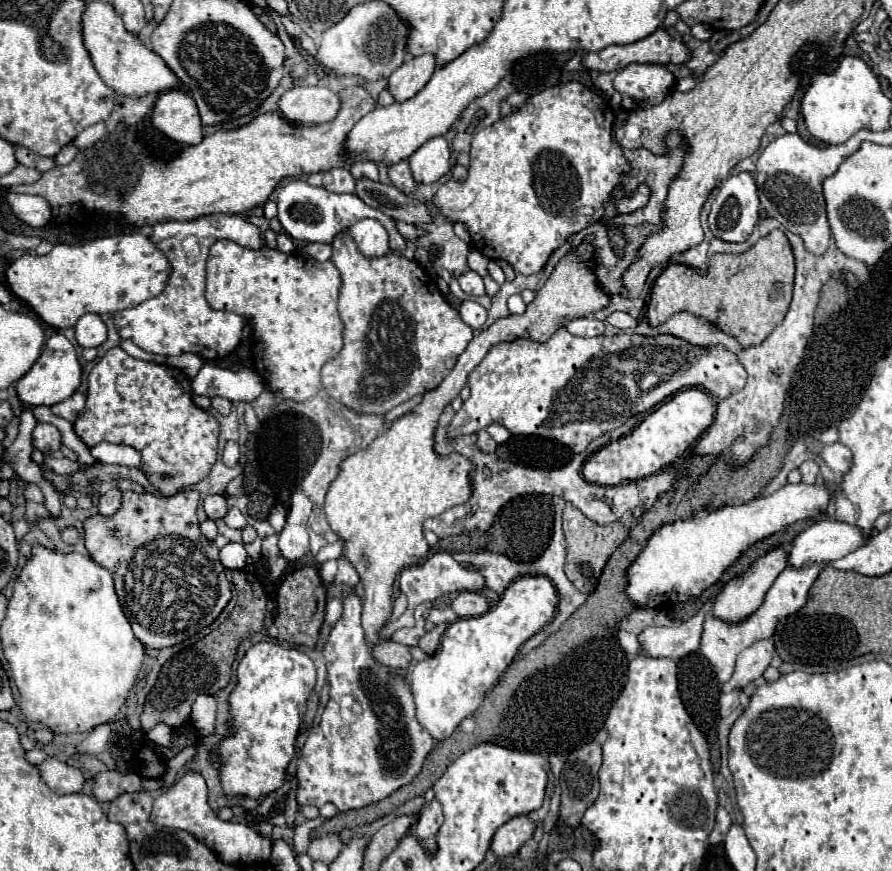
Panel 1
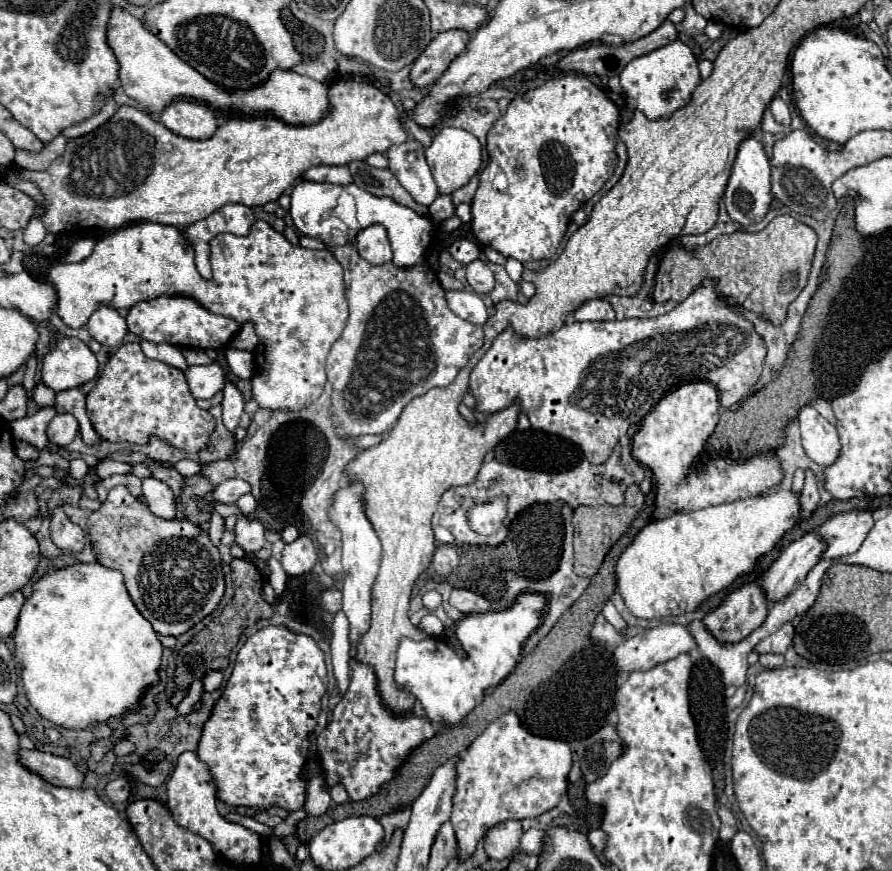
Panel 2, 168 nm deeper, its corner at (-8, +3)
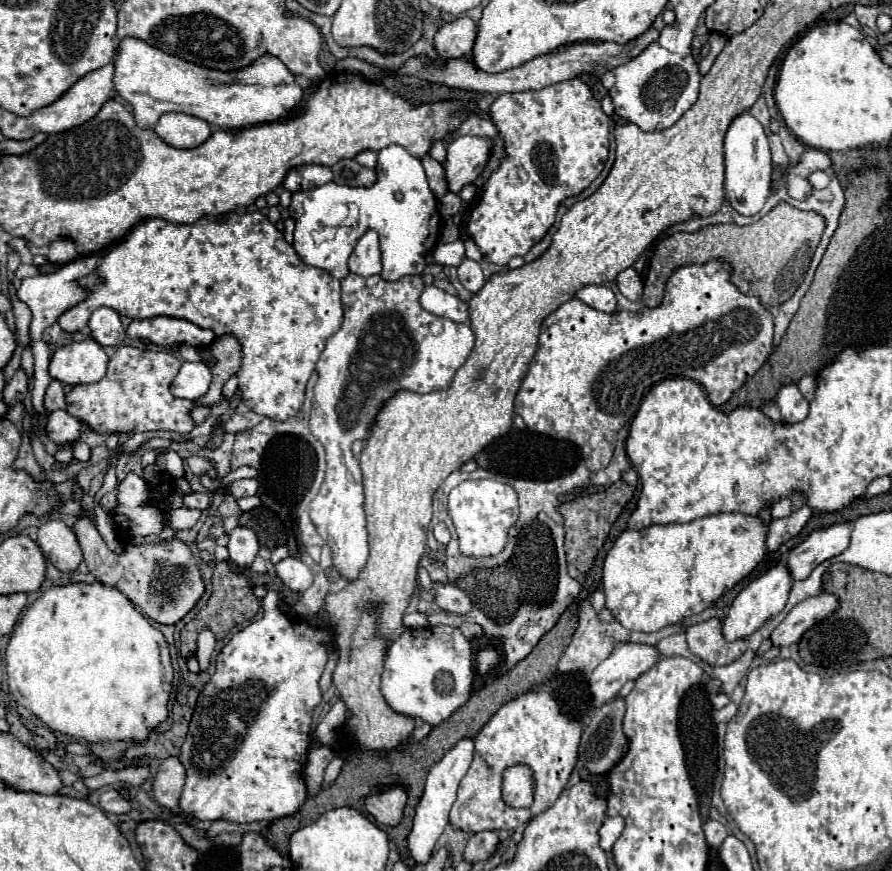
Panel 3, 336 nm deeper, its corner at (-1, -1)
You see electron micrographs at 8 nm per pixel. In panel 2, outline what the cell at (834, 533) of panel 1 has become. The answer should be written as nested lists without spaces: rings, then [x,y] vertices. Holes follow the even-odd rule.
[[[805,533],[801,539],[785,547],[779,559],[769,567],[761,587],[771,601],[781,601],[807,577],[807,573],[819,563],[827,543],[819,533]]]

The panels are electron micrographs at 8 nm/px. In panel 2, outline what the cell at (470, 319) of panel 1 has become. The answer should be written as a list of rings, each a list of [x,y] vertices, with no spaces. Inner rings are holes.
[[[447,291],[445,293],[447,303],[451,307],[453,313],[457,313],[461,319],[475,323],[475,325],[483,325],[489,319],[487,307],[483,303],[483,299],[477,293],[467,293],[467,291]]]

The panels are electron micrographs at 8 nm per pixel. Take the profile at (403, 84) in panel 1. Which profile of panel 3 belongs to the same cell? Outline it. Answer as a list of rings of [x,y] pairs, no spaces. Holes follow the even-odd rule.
[[[458,17],[438,29],[434,43],[436,51],[444,51],[444,59],[466,57],[472,53],[476,39],[476,23],[470,17]]]

